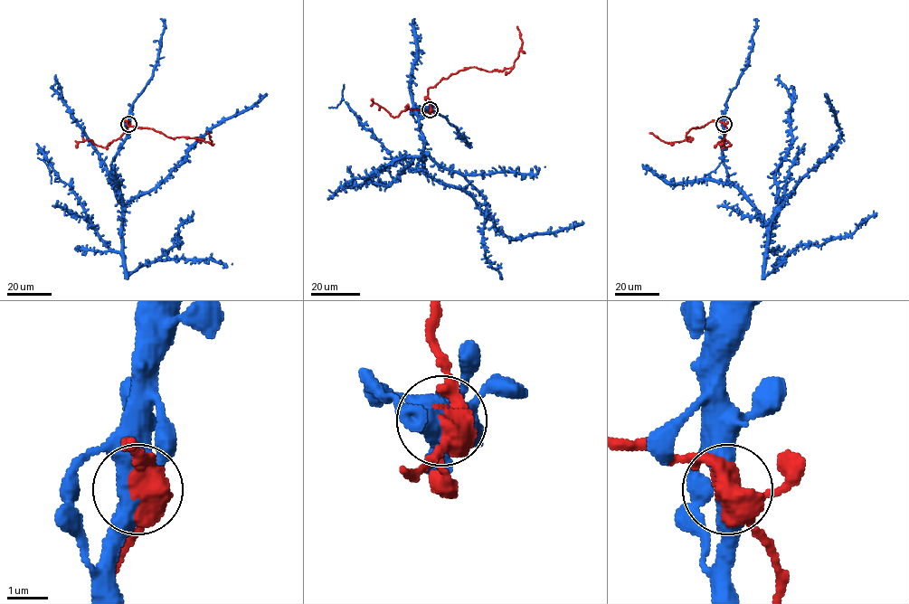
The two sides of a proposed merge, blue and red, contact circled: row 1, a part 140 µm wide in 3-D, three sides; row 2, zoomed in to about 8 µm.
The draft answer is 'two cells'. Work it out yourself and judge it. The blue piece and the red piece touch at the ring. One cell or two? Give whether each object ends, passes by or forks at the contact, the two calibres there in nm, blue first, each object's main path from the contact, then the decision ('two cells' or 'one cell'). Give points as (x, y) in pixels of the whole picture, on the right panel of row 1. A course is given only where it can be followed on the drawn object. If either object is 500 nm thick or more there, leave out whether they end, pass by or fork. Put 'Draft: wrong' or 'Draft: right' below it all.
480 nm thick on the blue side, 500 nm on the other; blue runs (724, 123), (722, 153), (727, 181), (769, 223), (794, 187), (839, 139), (835, 114), (824, 94); red runs (724, 123), (708, 122), (692, 128), (685, 140), (670, 143), (649, 133); two cells
Draft: right

